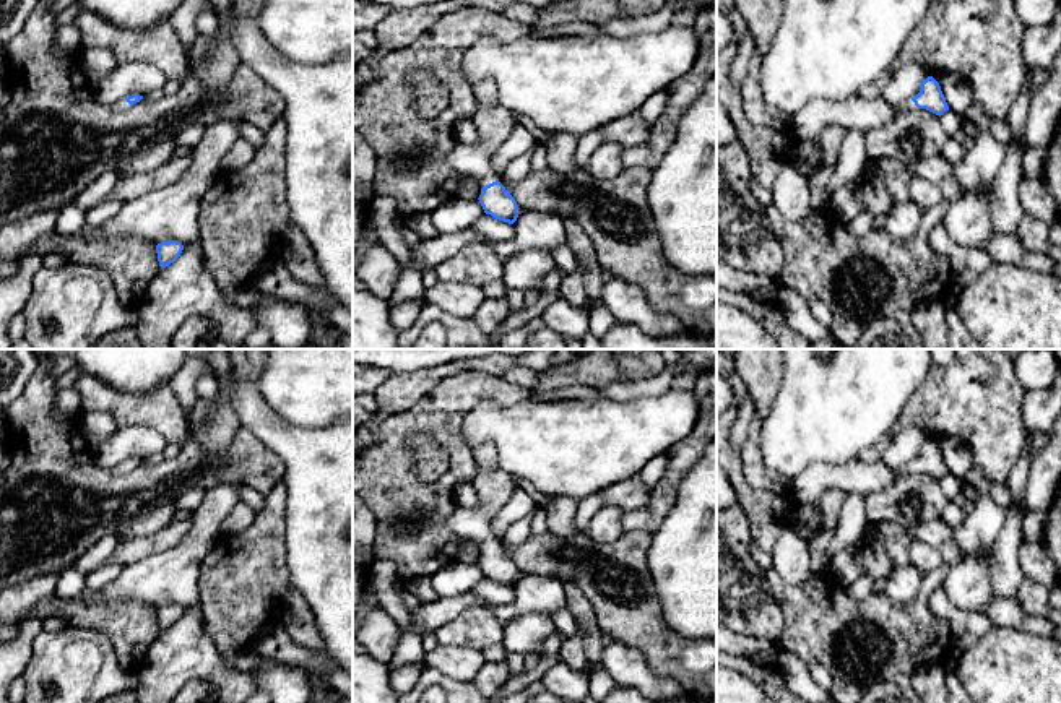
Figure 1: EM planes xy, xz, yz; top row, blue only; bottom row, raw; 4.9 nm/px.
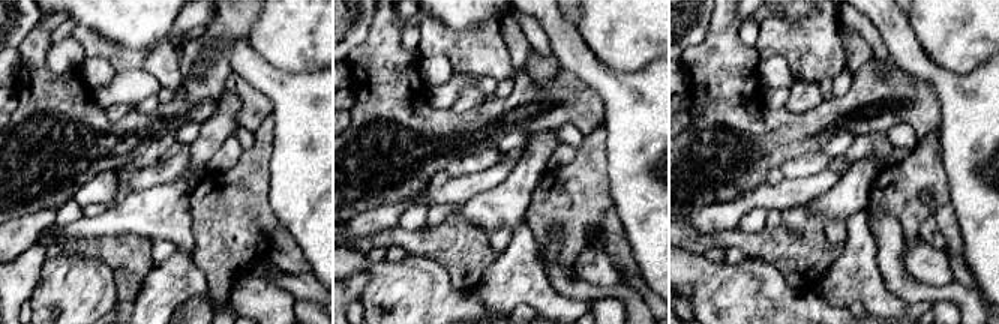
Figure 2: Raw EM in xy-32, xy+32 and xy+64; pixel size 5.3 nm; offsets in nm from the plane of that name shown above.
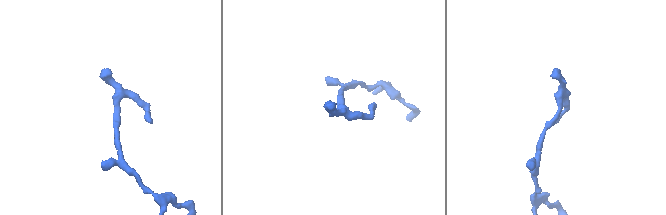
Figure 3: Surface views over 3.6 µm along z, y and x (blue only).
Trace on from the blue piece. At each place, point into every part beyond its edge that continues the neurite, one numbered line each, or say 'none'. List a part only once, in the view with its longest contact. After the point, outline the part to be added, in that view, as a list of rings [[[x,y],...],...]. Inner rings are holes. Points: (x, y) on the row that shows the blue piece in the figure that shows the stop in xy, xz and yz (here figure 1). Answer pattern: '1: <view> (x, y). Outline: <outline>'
1: xz (493, 122). Outline: [[[491,78],[473,86],[473,94],[476,97],[473,122],[478,130],[478,143],[474,146],[457,144],[445,162],[468,179],[478,180],[483,188],[497,180],[491,161],[517,122],[512,112],[496,102]]]

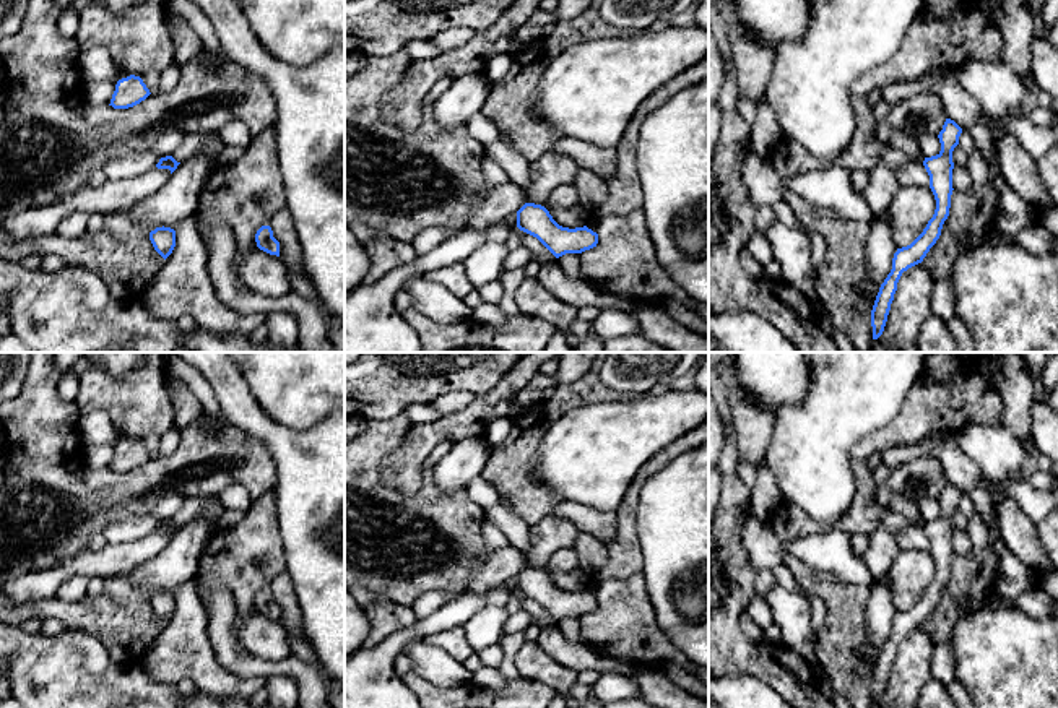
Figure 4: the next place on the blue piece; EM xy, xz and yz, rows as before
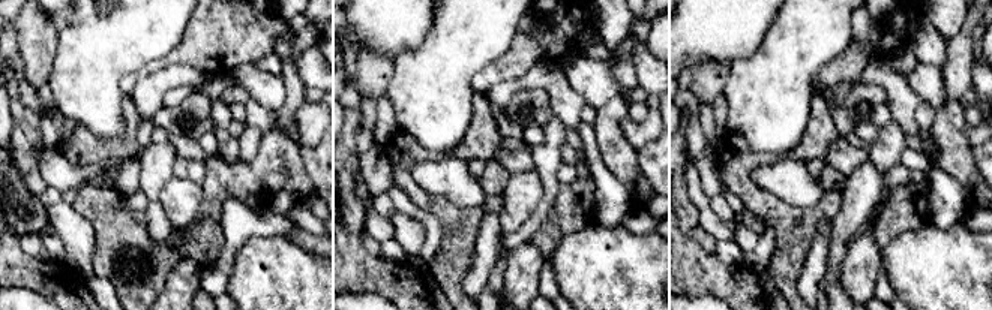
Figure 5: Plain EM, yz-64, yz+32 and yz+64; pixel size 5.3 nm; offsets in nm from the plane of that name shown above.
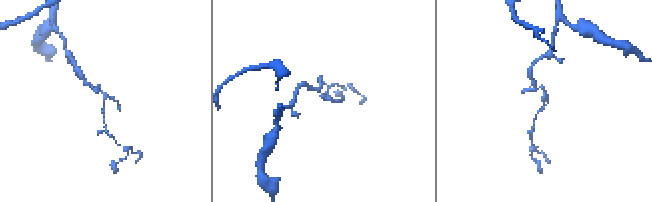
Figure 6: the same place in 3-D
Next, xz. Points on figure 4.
none

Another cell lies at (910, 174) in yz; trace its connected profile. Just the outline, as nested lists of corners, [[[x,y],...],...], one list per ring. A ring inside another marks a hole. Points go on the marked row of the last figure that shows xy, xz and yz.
[[[907,161],[897,171],[899,187],[930,187],[930,175],[921,161]]]

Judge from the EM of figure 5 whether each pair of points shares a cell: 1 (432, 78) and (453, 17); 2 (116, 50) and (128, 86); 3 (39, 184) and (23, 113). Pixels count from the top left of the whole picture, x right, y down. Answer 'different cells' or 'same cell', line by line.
1: same cell
2: different cells
3: same cell

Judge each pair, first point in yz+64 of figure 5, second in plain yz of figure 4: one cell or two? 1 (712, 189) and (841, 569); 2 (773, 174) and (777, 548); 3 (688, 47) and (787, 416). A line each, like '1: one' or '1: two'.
1: one
2: one
3: two

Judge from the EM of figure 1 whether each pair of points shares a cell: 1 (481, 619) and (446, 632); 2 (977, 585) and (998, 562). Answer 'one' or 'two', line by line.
1: one
2: two

